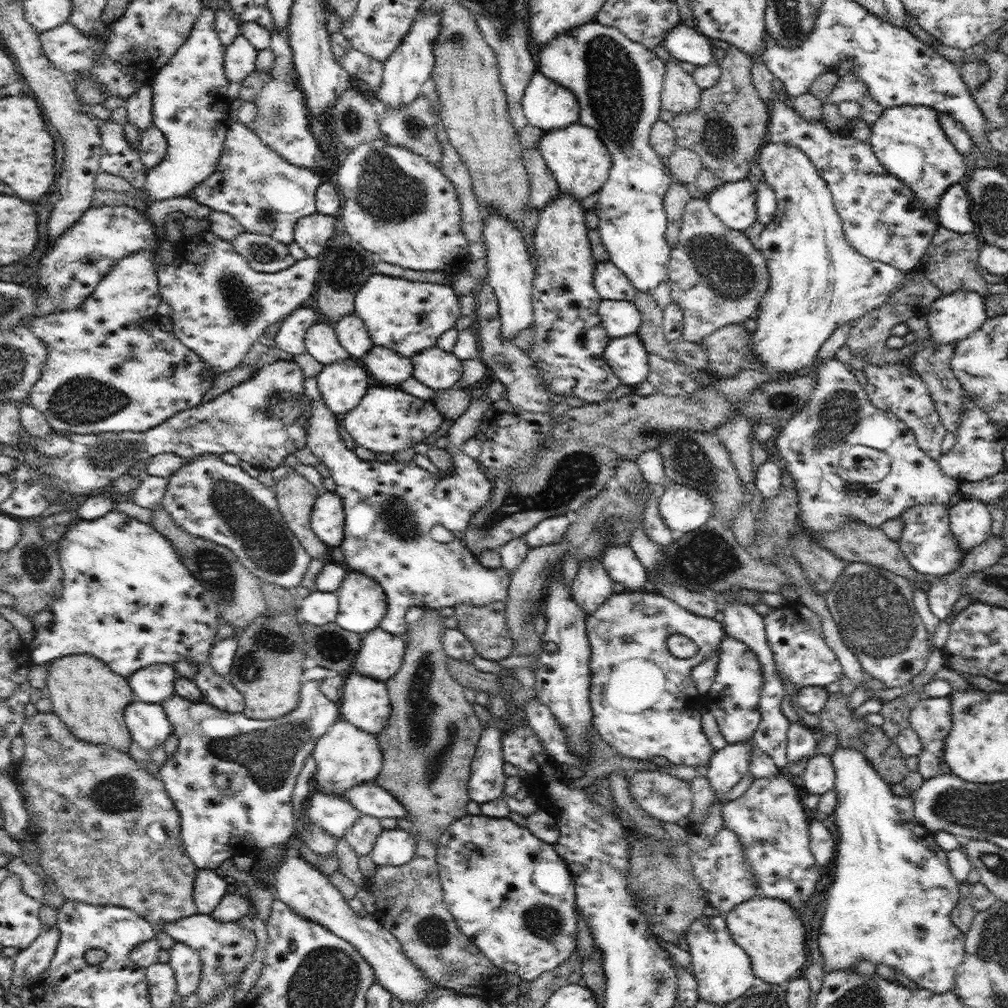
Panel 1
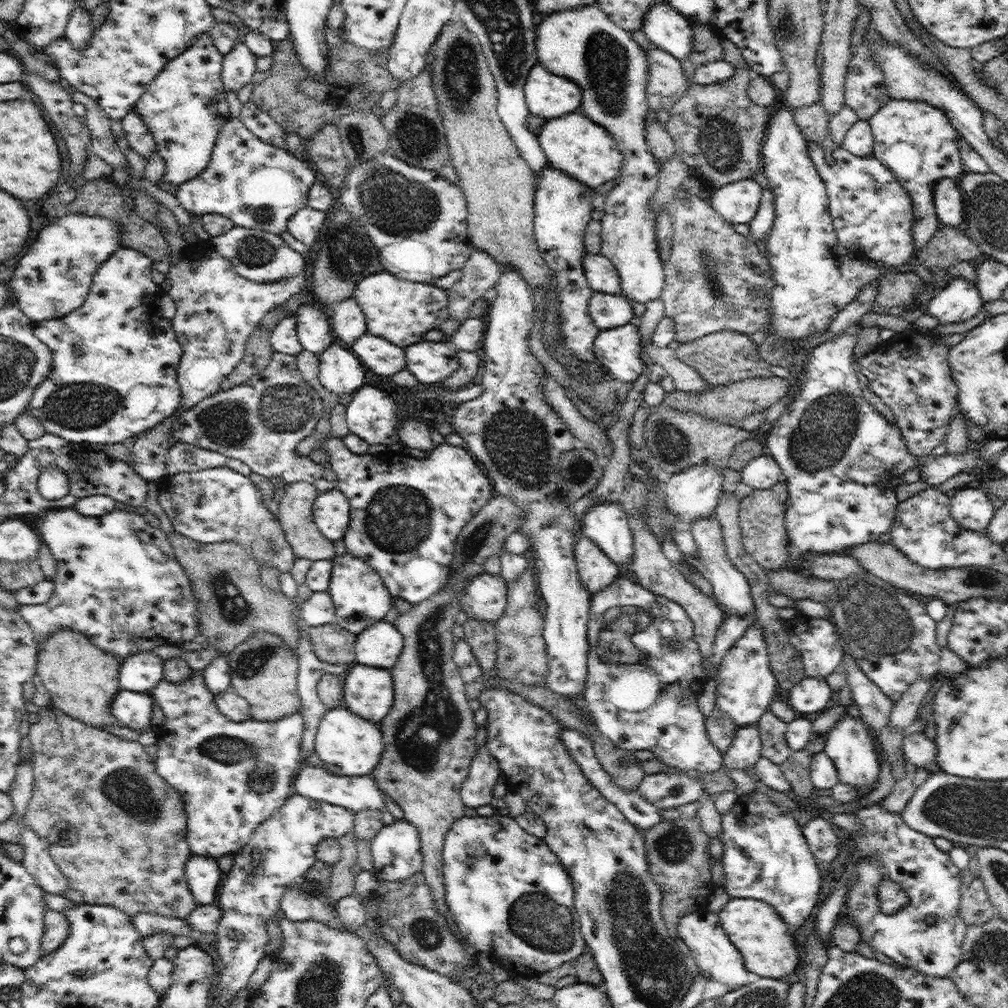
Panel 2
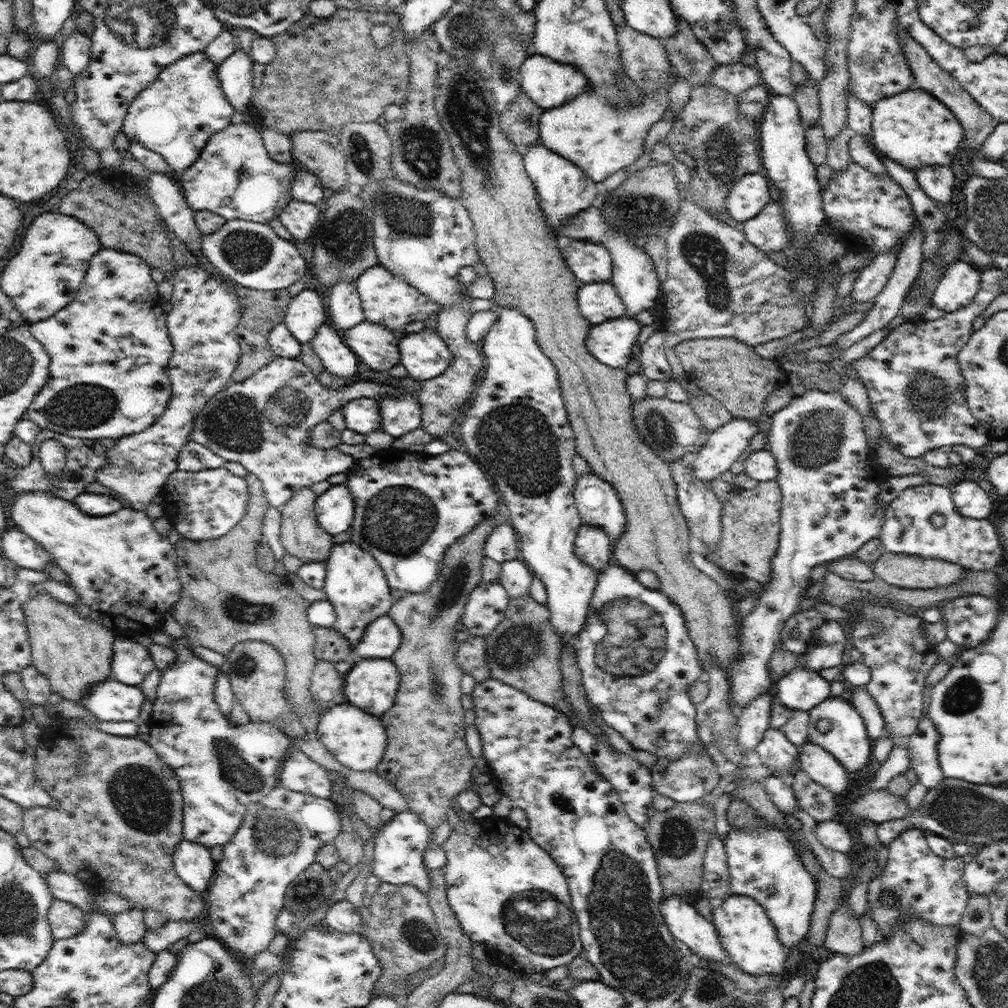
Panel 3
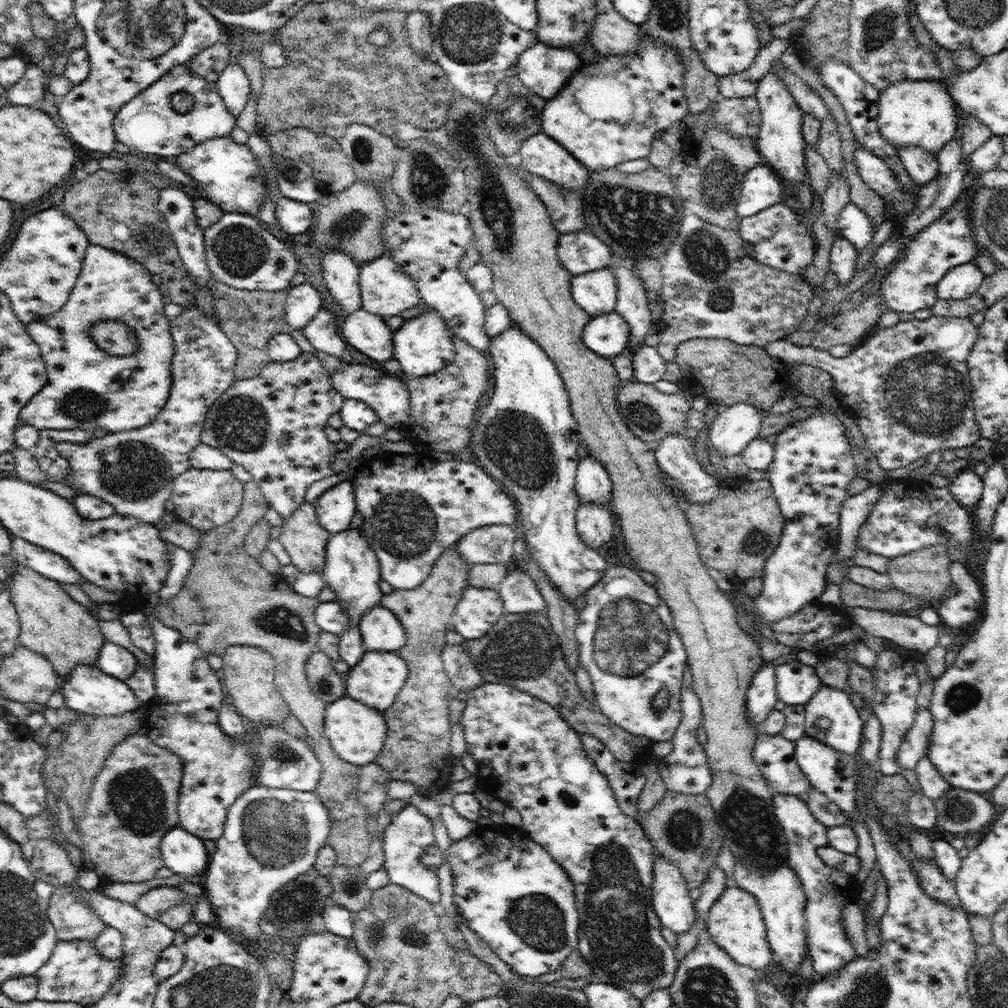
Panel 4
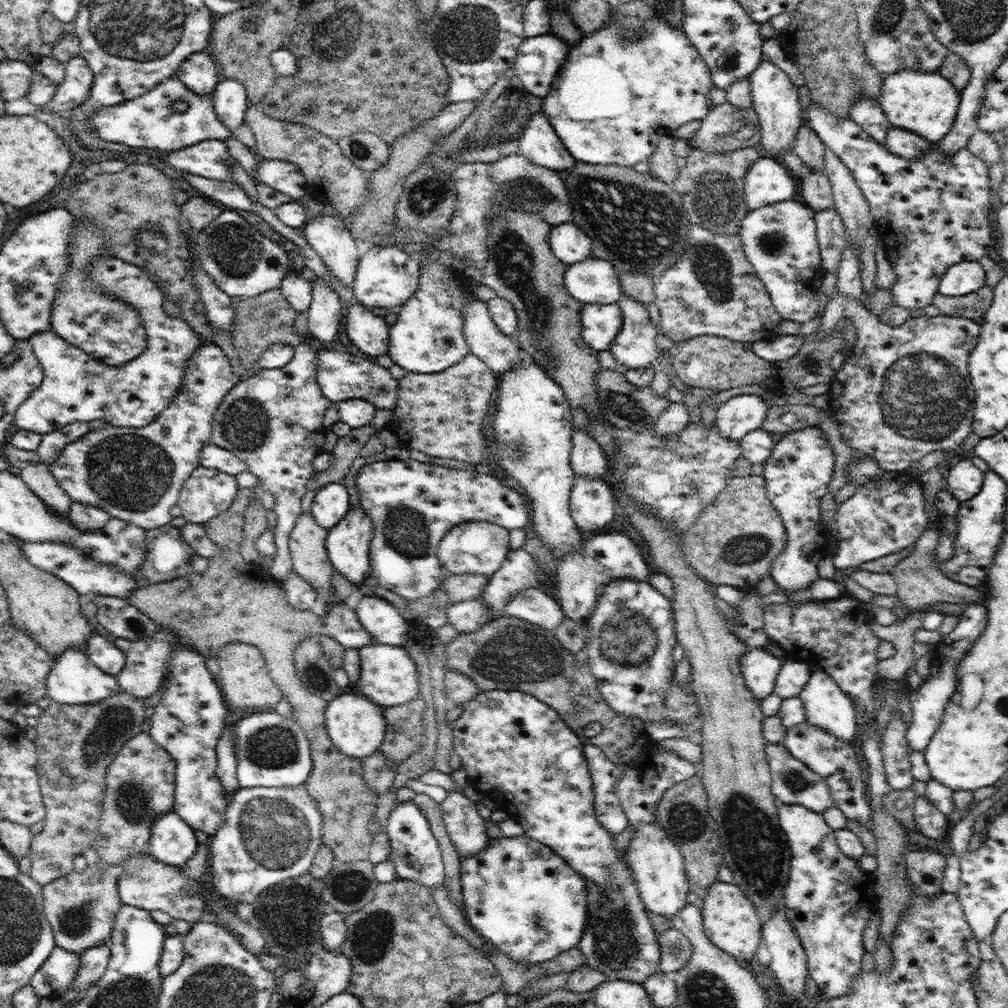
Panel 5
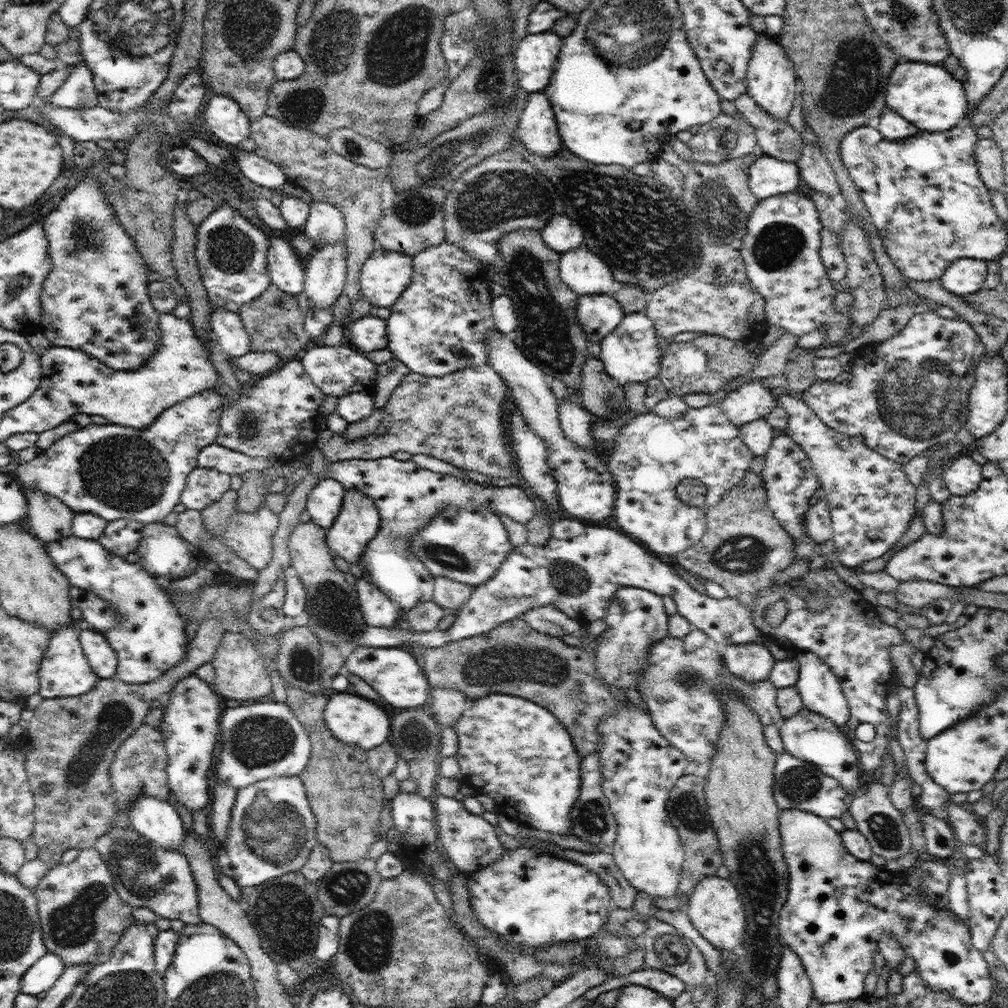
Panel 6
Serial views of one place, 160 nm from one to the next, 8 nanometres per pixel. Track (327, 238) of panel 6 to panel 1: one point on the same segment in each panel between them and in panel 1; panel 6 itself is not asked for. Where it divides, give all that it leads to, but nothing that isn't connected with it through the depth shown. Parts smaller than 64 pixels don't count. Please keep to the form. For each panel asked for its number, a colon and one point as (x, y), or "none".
1: (351, 332)
2: (348, 323)
3: (345, 311)
4: (341, 274)
5: (328, 235)

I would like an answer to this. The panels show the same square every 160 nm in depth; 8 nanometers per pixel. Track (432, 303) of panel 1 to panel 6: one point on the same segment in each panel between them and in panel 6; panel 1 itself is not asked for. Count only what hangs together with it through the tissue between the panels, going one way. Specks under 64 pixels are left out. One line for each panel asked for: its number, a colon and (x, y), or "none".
2: (402, 311)
3: (388, 300)
4: (385, 289)
5: (386, 277)
6: (385, 275)

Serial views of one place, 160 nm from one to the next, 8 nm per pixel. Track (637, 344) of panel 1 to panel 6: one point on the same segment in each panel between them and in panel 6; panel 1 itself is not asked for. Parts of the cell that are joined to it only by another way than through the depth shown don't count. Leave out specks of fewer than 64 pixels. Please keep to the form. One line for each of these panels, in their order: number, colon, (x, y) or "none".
2: (618, 350)
3: (611, 343)
4: (607, 335)
5: (601, 323)
6: (599, 314)

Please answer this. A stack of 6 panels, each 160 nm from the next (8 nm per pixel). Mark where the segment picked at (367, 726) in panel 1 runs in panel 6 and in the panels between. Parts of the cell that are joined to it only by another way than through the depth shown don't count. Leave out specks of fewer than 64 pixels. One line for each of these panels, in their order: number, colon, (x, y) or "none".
2: (368, 691)
3: (371, 684)
4: (376, 681)
5: (388, 677)
6: (395, 673)

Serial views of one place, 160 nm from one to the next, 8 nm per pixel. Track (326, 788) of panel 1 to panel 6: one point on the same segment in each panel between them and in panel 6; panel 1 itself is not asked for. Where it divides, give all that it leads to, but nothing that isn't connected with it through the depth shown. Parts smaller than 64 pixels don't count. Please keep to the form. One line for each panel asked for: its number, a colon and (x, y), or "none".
2: (349, 745)
3: (357, 739)
4: (357, 733)
5: (356, 725)
6: (354, 719)

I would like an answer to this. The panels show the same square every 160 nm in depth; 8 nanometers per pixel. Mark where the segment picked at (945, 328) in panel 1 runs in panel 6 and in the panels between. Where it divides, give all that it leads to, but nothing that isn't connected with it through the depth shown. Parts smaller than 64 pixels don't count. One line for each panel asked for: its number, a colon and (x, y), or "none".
2: (957, 300)
3: (959, 284)
4: (961, 281)
5: (963, 278)
6: (964, 276)

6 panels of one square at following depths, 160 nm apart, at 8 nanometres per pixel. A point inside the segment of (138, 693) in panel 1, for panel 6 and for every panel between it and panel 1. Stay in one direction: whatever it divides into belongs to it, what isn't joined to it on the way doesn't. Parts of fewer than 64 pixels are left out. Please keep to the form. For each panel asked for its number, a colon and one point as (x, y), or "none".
2: (141, 672)
3: (131, 662)
4: (115, 660)
5: (101, 650)
6: (103, 659)

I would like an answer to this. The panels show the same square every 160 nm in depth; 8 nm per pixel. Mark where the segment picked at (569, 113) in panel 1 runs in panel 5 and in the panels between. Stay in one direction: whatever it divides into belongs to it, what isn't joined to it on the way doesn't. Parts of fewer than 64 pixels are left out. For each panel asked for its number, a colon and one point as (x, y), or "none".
2: (549, 96)
3: (549, 83)
4: (544, 69)
5: (539, 58)

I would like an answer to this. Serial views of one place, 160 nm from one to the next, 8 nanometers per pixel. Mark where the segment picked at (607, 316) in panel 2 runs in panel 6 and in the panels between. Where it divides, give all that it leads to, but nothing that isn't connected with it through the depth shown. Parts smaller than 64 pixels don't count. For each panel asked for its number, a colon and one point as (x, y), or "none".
3: (599, 302)
4: (596, 292)
5: (592, 281)
6: (584, 273)

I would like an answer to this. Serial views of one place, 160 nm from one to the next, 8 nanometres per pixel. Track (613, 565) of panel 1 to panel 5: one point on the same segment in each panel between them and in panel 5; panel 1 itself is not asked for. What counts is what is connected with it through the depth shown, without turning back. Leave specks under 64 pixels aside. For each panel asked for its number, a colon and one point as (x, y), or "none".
2: (606, 523)
3: (598, 503)
4: (592, 483)
5: (587, 459)

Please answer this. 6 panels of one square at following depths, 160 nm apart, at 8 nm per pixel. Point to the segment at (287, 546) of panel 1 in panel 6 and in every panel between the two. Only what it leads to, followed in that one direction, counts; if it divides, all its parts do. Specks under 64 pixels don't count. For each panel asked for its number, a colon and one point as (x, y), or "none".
2: (210, 506)
3: (205, 505)
4: (205, 499)
5: (206, 493)
6: (204, 486)

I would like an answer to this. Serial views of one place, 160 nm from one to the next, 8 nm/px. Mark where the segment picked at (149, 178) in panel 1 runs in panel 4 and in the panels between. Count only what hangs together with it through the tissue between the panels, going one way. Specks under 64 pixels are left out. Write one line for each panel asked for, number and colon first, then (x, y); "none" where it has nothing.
2: (185, 107)
3: (175, 116)
4: (180, 110)

